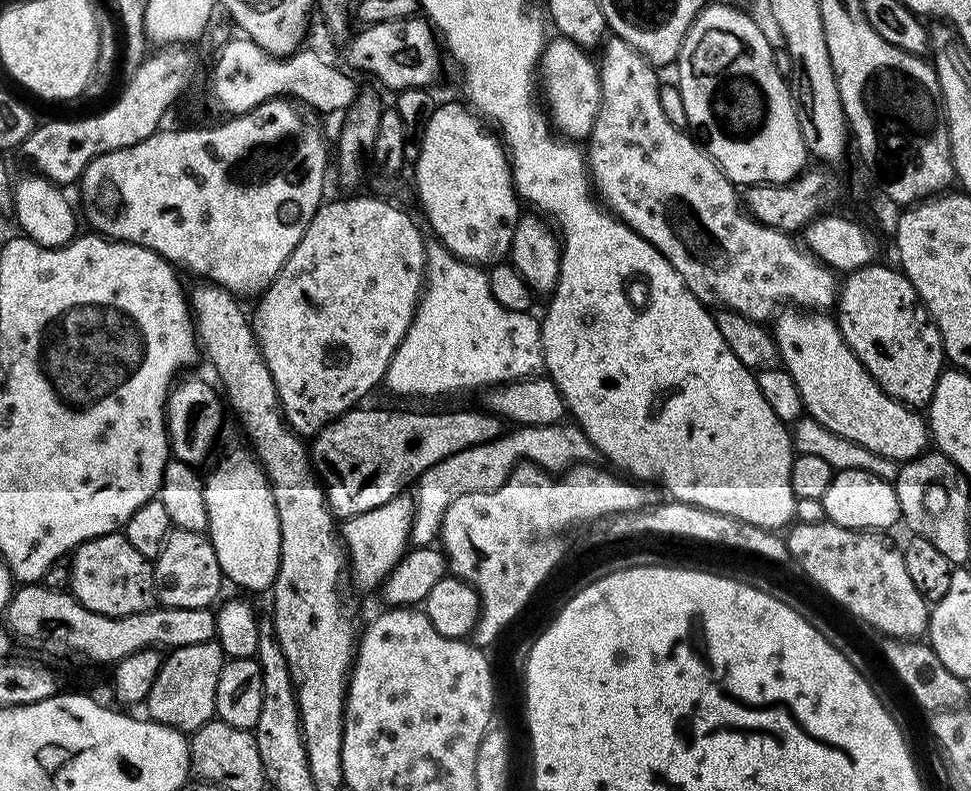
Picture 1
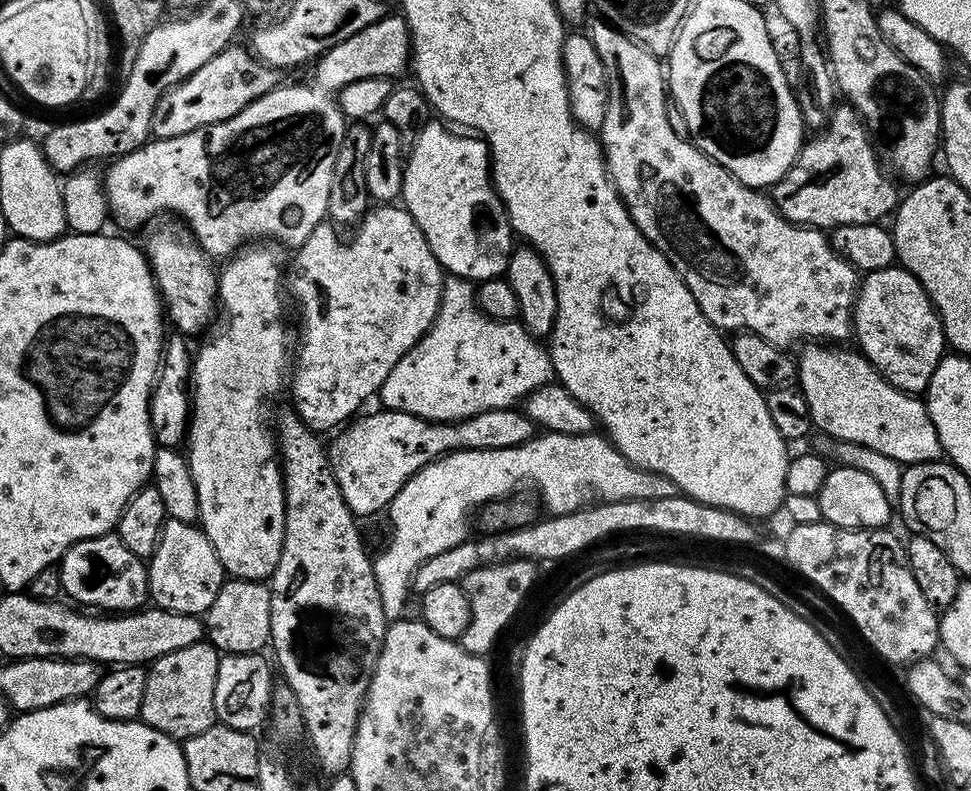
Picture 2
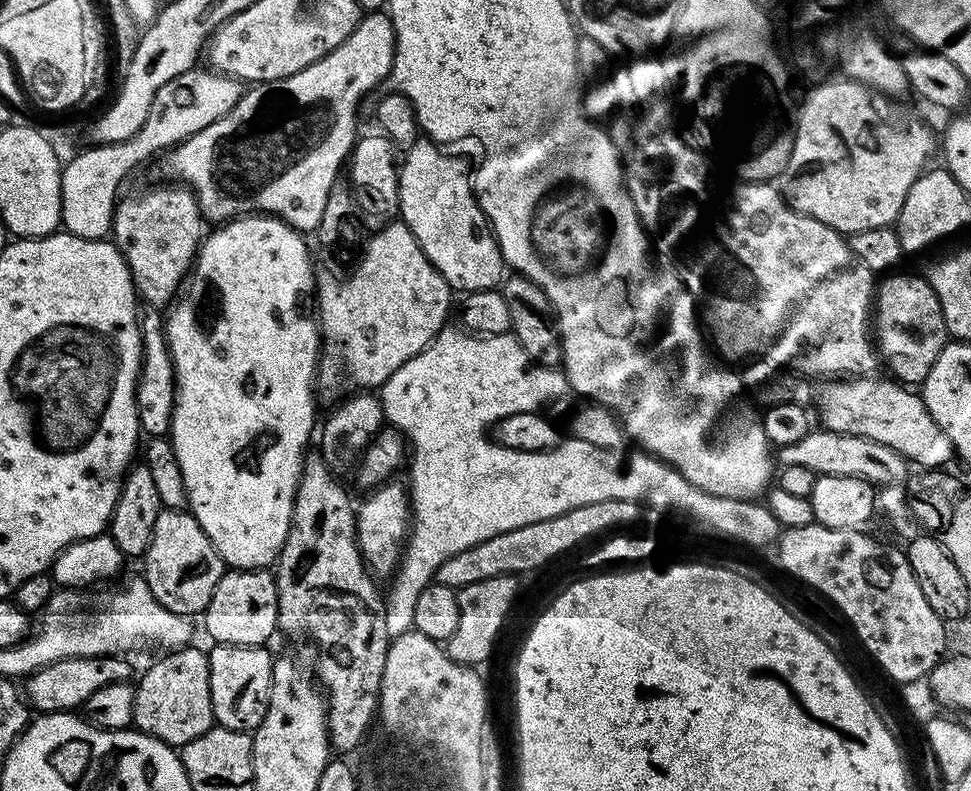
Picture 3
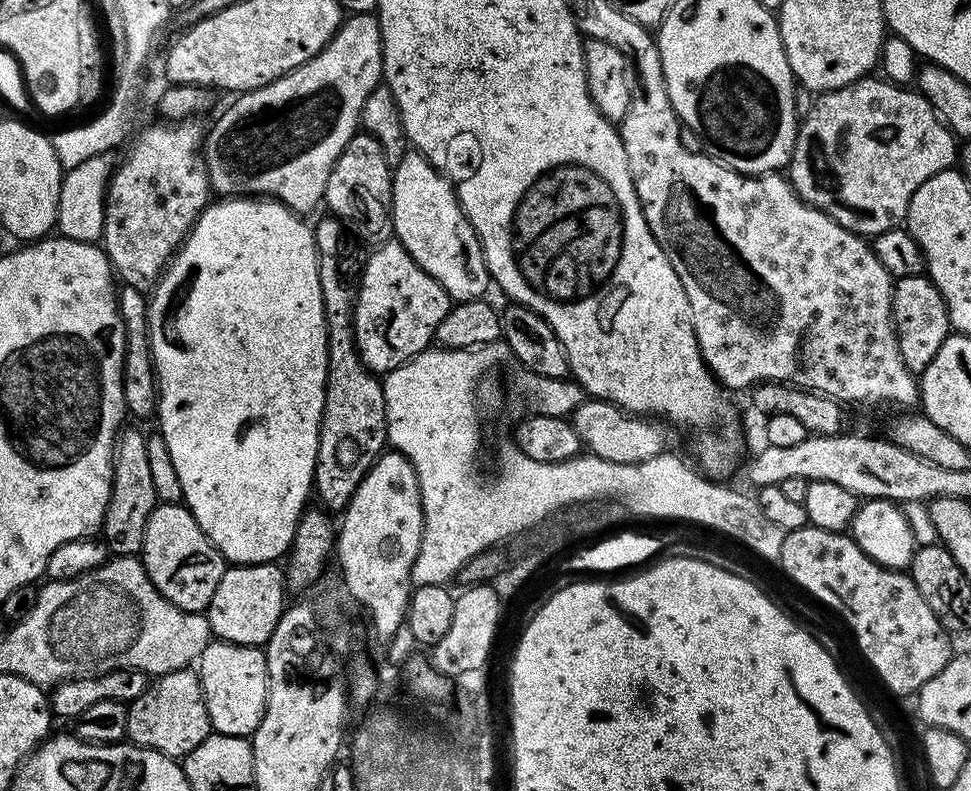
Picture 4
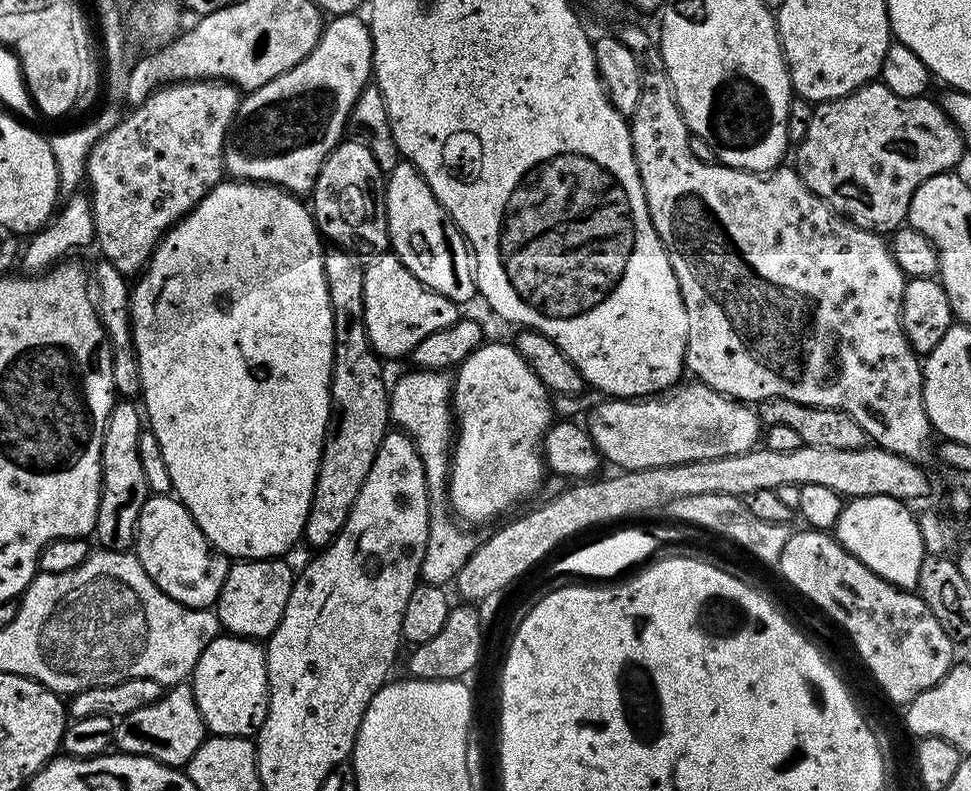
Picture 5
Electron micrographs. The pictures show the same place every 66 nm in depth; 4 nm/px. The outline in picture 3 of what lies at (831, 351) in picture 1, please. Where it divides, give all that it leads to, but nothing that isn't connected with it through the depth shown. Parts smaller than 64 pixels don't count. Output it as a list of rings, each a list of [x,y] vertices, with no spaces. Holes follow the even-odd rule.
[[[866,376],[855,378],[828,378],[815,389],[814,408],[820,411],[825,429],[847,436],[870,438],[902,454],[909,465],[920,470],[940,470],[954,460],[952,443],[946,433],[934,422],[924,405],[923,395],[914,393],[895,379],[876,380]]]

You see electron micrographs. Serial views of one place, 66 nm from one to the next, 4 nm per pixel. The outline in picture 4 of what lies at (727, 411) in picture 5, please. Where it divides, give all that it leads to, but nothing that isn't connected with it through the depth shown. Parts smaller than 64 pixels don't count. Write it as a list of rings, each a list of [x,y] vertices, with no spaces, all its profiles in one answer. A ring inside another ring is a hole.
[[[586,398],[570,413],[574,430],[578,434],[581,445],[588,448],[593,457],[606,462],[642,462],[654,458],[659,452],[665,451],[664,432],[659,423],[648,418],[629,414],[616,404],[606,400]]]

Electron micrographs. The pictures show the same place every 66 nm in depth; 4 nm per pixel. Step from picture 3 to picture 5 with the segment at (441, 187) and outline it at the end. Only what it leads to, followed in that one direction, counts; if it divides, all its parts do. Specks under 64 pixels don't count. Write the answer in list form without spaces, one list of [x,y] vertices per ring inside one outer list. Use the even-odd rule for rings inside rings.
[[[407,162],[394,166],[392,172],[387,173],[384,185],[384,201],[386,202],[386,222],[388,223],[388,242],[391,251],[430,290],[450,298],[457,306],[465,306],[473,299],[477,299],[476,290],[476,259],[472,248],[468,245],[468,237],[460,233],[460,227],[455,224],[448,211],[434,198],[430,186],[422,178],[422,174]]]

